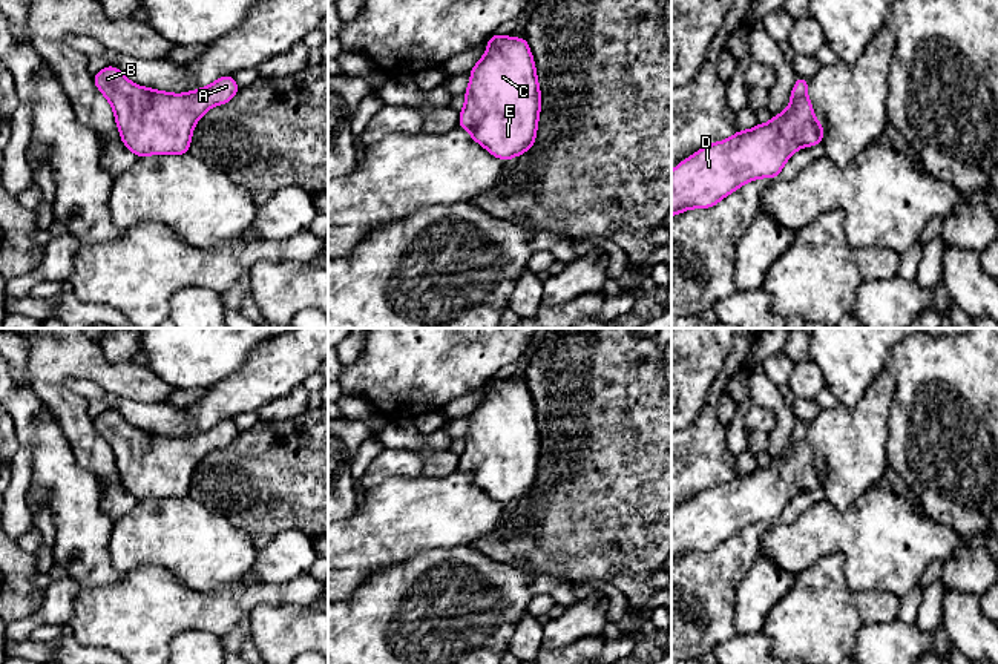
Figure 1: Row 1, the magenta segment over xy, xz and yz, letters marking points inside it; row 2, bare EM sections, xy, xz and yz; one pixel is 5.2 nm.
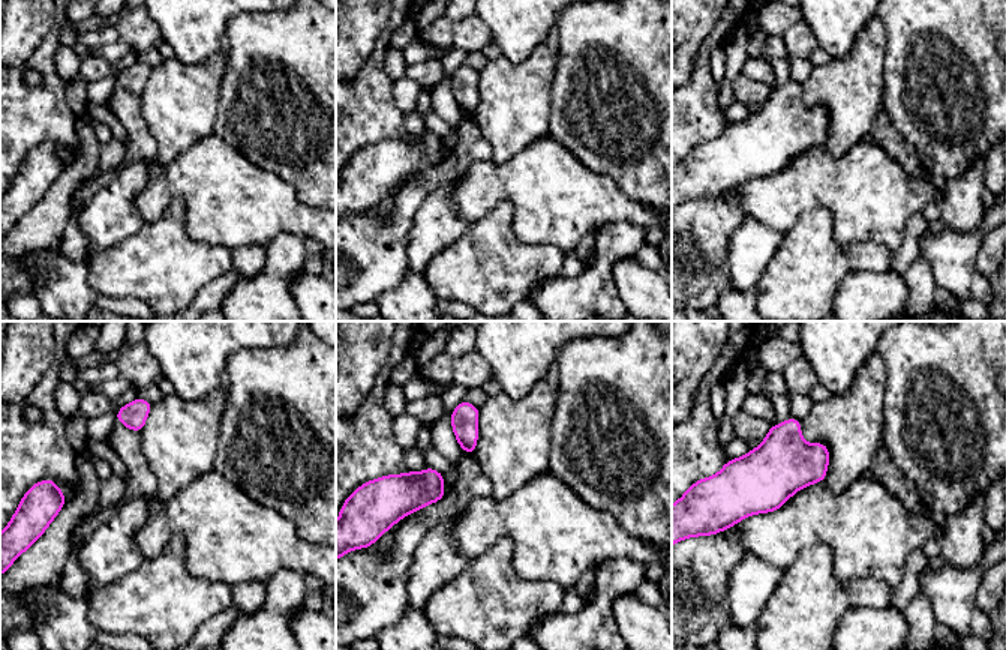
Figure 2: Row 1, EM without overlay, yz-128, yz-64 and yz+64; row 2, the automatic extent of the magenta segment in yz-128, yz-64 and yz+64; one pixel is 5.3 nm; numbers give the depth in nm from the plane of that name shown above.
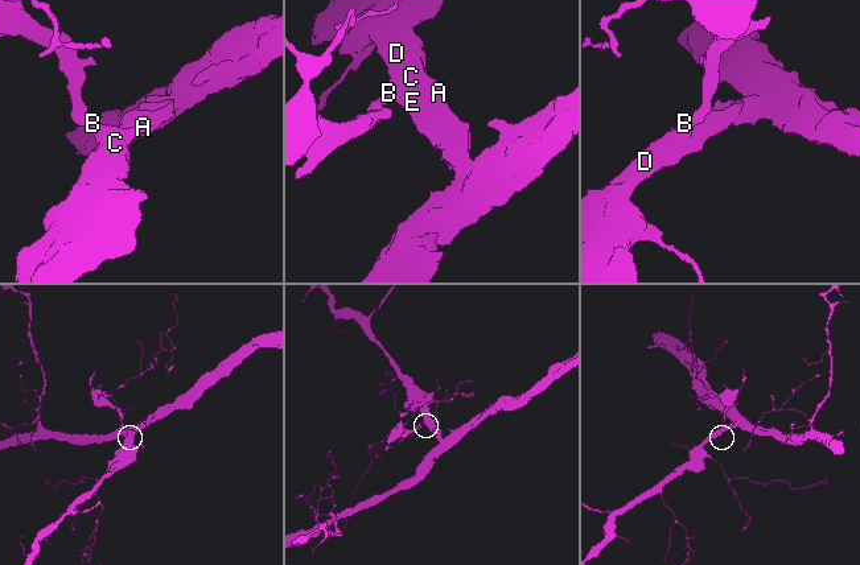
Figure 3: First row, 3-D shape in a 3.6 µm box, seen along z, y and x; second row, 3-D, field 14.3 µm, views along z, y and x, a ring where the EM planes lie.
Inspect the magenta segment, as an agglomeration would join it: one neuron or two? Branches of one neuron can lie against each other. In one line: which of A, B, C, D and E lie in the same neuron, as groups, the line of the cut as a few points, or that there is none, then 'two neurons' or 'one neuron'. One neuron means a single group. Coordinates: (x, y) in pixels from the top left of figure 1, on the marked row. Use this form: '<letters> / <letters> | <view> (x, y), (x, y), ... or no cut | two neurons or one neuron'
A B C D E | no cut | one neuron

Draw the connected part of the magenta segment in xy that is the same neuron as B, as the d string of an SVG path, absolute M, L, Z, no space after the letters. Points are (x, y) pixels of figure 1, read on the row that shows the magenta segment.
M106 66L92 78L113 109L123 144L138 158L189 153L198 120L239 90L233 75L185 94L133 84L117 66Z

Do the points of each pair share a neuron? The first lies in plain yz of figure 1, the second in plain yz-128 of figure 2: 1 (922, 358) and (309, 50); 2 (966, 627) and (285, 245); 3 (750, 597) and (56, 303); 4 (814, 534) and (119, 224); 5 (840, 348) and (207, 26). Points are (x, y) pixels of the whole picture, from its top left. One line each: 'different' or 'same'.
1: same
2: different
3: different
4: different
5: same

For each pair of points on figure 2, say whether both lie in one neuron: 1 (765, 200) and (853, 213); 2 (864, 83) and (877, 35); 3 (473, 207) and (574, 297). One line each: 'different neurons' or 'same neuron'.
1: same neuron
2: same neuron
3: different neurons

